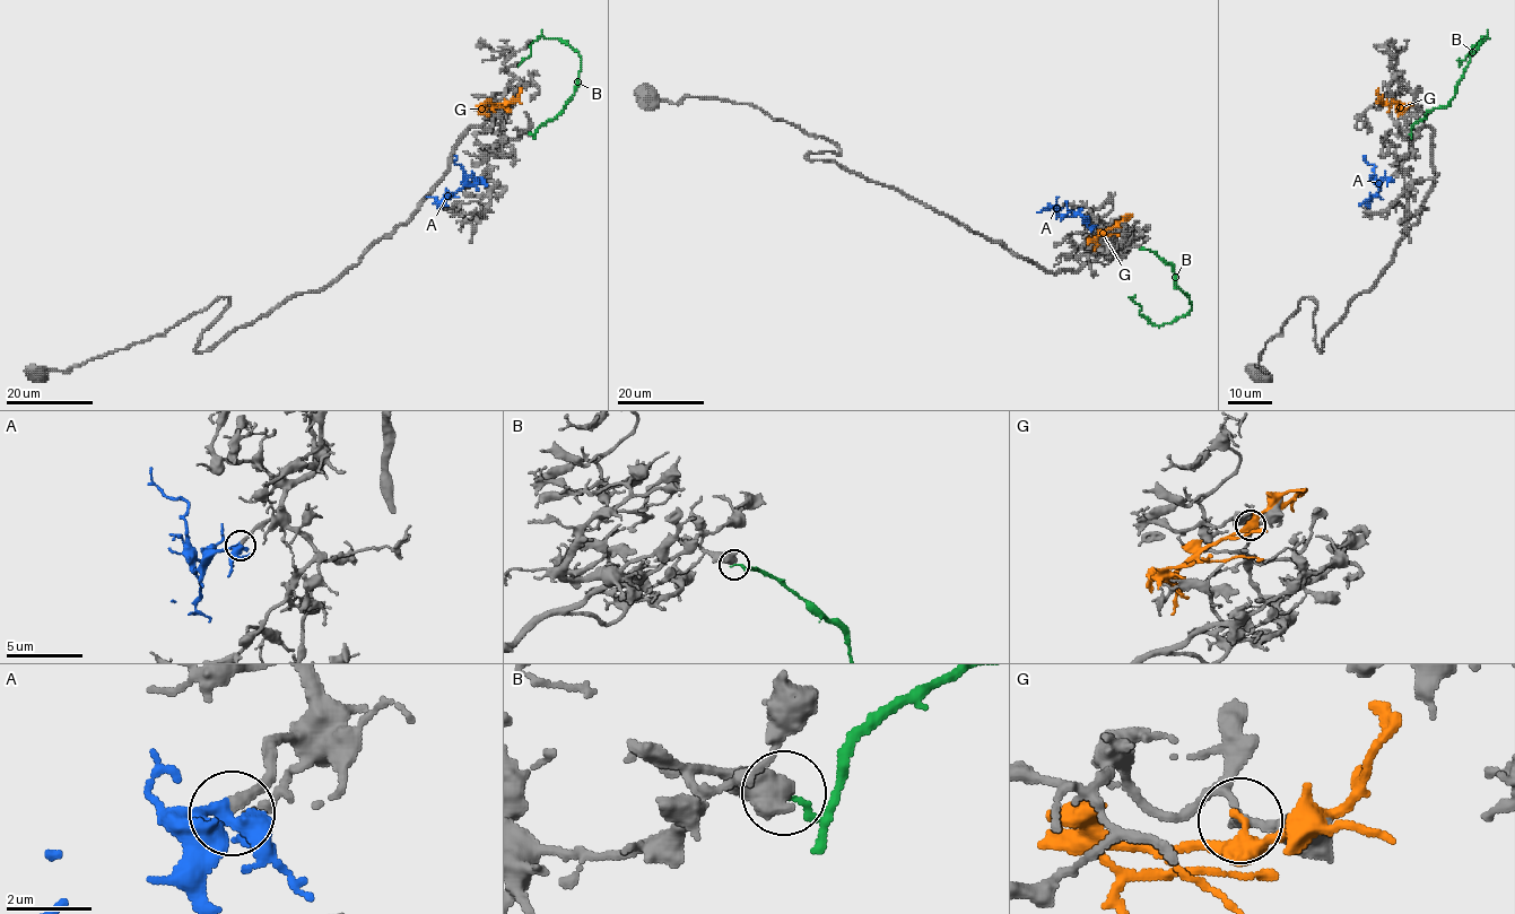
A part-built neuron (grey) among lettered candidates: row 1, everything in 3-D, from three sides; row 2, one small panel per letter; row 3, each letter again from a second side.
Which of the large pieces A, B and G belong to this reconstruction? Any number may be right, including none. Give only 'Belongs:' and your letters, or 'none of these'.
Belongs: A

